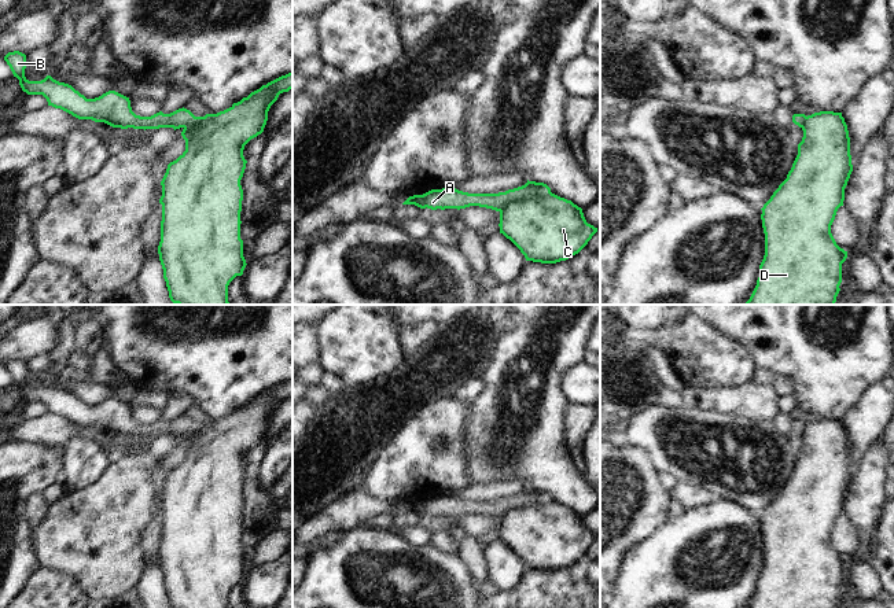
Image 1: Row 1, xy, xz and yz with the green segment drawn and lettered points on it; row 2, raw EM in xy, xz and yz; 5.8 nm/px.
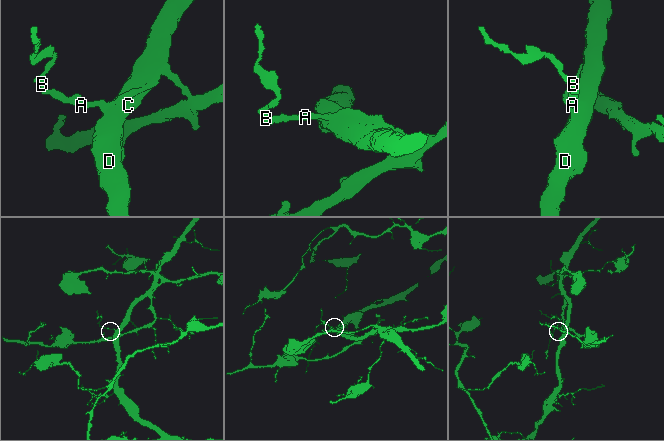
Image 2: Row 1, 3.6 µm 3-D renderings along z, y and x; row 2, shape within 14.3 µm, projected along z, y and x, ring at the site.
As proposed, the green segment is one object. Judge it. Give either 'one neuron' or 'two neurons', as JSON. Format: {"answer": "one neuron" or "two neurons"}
{"answer": "two neurons"}

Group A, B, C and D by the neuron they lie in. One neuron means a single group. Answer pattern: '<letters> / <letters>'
A B / C D

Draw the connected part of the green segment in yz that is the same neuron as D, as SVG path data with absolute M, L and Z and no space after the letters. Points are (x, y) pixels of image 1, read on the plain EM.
M834 419L807 423L802 438L798 463L787 486L761 516L765 563L759 572L757 593L748 608L836 608L840 598L842 571L847 565L847 559L836 552L831 533L838 516L843 513L845 495L853 479L849 438L842 420Z

